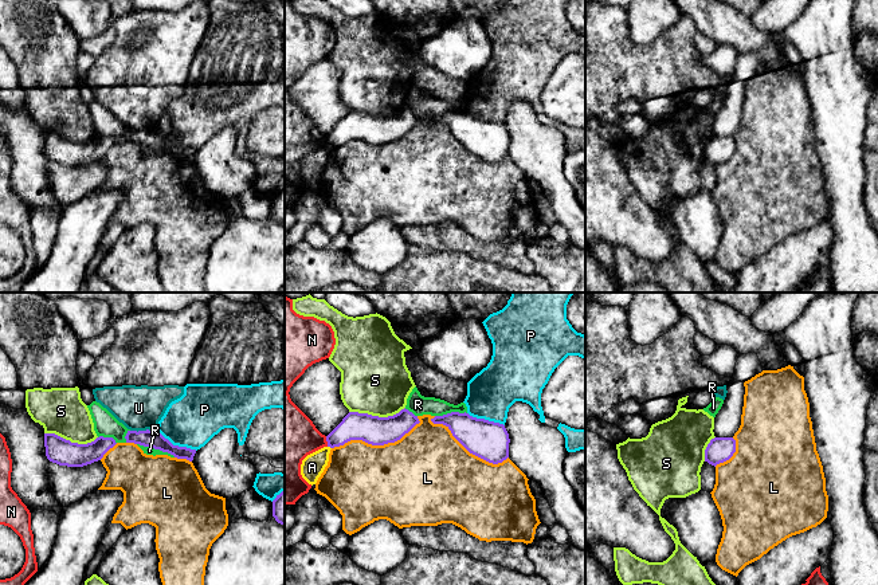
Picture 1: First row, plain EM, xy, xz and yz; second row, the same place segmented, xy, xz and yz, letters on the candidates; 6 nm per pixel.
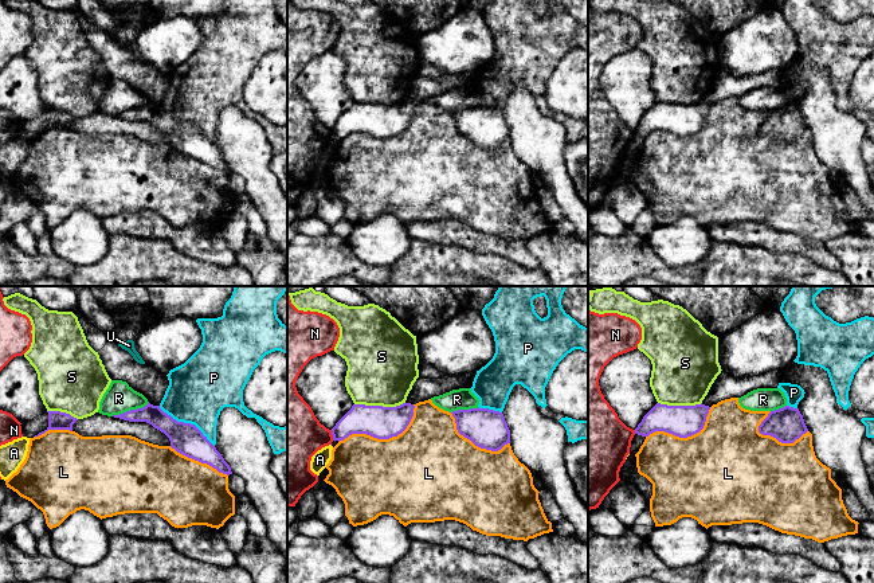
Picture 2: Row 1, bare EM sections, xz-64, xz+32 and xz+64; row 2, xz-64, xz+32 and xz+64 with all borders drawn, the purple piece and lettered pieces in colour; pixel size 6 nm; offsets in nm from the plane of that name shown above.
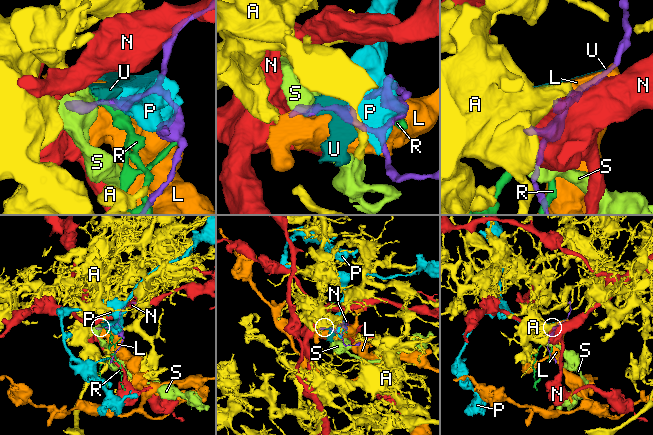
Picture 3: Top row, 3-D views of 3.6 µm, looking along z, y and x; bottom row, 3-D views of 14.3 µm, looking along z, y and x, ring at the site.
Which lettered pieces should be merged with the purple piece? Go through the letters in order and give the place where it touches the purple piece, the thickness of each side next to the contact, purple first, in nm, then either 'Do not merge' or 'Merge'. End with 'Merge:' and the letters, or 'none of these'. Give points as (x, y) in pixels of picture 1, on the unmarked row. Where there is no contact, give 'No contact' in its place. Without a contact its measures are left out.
A: Touches purple at xz (329, 145). Thickness 170 nm (purple) against 140 nm. Do not merge
L: Touches purple at xz (376, 144). Thickness 180 nm (purple) against 460 nm. Do not merge
N: Touches purple at xz (326, 140). Thickness 170 nm (purple) against 360 nm. Do not merge
P: Touches purple at xy (176, 145). Thickness 110 nm (purple) against 320 nm. Do not merge
R: Touches purple at xy (156, 148). Thickness 110 nm (purple) against 50 nm. Do not merge
S: Touches purple at xz (376, 116). Thickness 180 nm (purple) against 420 nm. Do not merge
U: Touches purple at xy (142, 130). Thickness 110 nm (purple) against 280 nm. Do not merge
Merge: none of these

